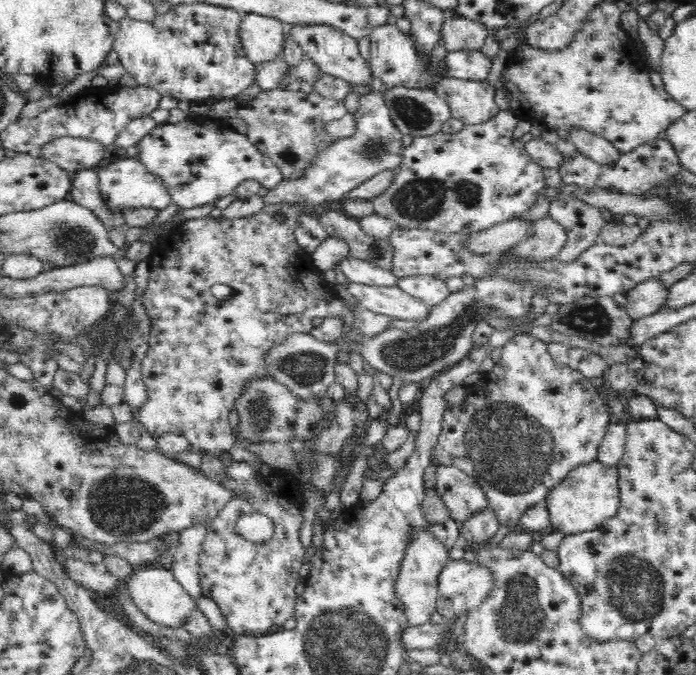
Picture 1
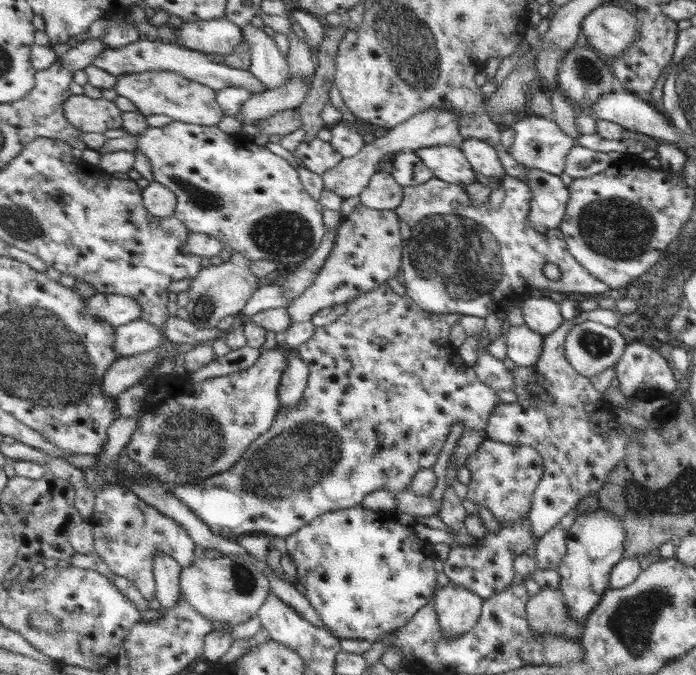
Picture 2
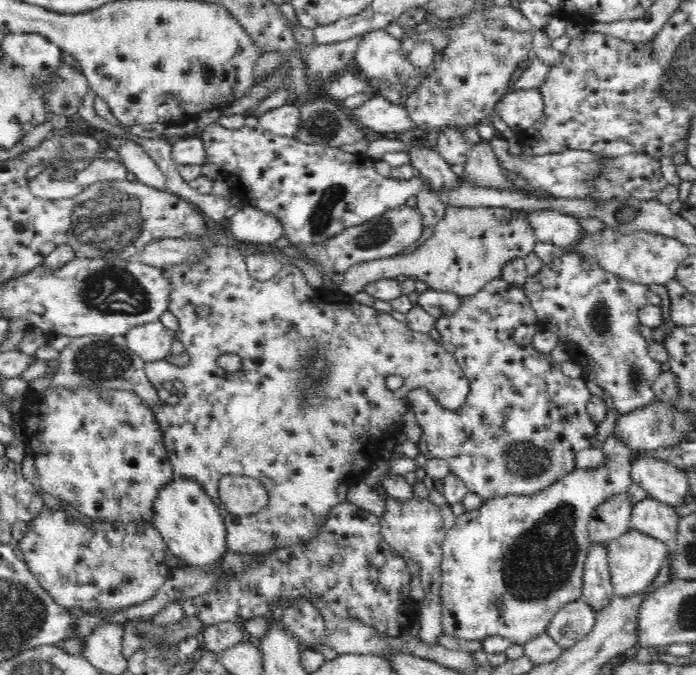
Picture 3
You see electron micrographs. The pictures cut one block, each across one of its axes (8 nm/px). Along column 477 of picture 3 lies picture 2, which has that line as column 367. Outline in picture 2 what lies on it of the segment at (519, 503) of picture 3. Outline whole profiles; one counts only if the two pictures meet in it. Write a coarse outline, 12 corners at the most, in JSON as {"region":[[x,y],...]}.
{"region":[[327,512],[285,538],[341,641],[435,602],[433,544],[388,513]]}

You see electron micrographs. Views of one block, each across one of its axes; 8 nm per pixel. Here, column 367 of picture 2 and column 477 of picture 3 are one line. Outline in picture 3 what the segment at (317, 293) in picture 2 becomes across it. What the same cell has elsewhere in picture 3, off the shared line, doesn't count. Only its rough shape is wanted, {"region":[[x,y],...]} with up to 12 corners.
{"region":[[447,206],[406,253],[350,264],[339,294],[415,276],[467,297],[534,250],[525,213]]}

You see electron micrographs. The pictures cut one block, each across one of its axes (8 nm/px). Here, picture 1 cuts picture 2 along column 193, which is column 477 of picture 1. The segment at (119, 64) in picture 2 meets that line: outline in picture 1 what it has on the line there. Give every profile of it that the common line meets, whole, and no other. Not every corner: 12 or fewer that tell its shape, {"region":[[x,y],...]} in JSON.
{"region":[[481,50],[448,52],[446,77],[486,80],[492,60]]}

